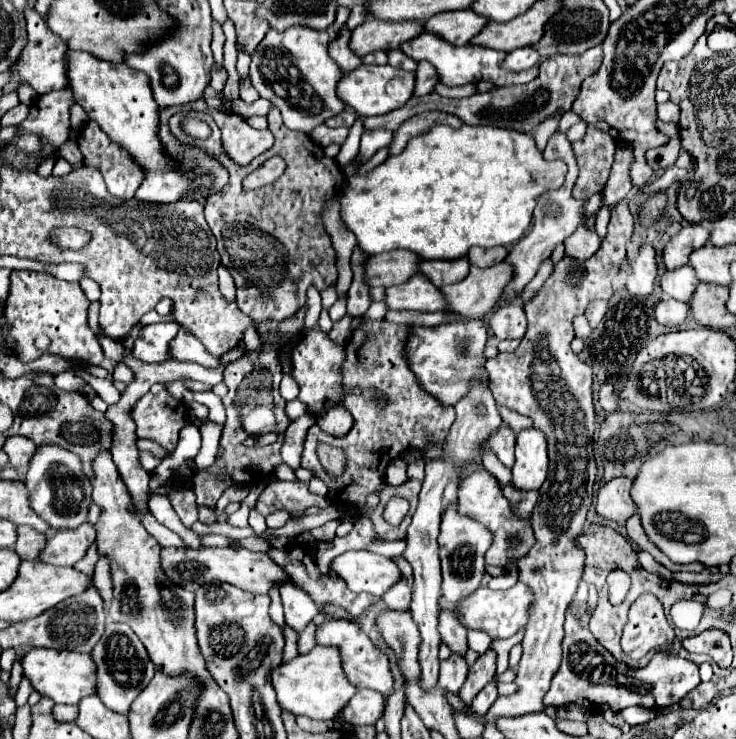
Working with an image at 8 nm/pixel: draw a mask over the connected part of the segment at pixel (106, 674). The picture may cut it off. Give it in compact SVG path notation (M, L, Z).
M109 621L105 627L105 633L99 639L99 643L95 645L91 657L93 657L93 661L97 665L97 673L99 673L99 693L97 693L99 699L111 711L129 715L131 703L135 701L135 697L143 691L143 687L155 673L155 665L149 659L145 645L139 641L139 637L135 637L135 633L129 629L129 625Z

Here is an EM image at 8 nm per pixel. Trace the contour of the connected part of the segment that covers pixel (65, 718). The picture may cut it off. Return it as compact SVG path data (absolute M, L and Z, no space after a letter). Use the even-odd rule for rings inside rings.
M55 705L55 707L53 707L53 717L55 717L57 721L71 723L71 721L77 719L77 715L79 715L77 705Z

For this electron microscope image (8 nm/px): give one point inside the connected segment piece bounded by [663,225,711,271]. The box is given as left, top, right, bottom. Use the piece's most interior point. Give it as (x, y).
(677, 252)

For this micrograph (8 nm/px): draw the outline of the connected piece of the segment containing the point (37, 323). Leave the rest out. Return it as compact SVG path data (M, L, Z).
M11 271L11 293L5 301L3 315L7 317L7 327L15 339L15 349L11 349L21 363L31 363L41 357L35 347L37 335L49 337L49 353L61 355L75 363L97 365L97 357L103 357L101 345L93 331L87 327L89 299L83 295L79 283L65 283L47 273L33 271Z

